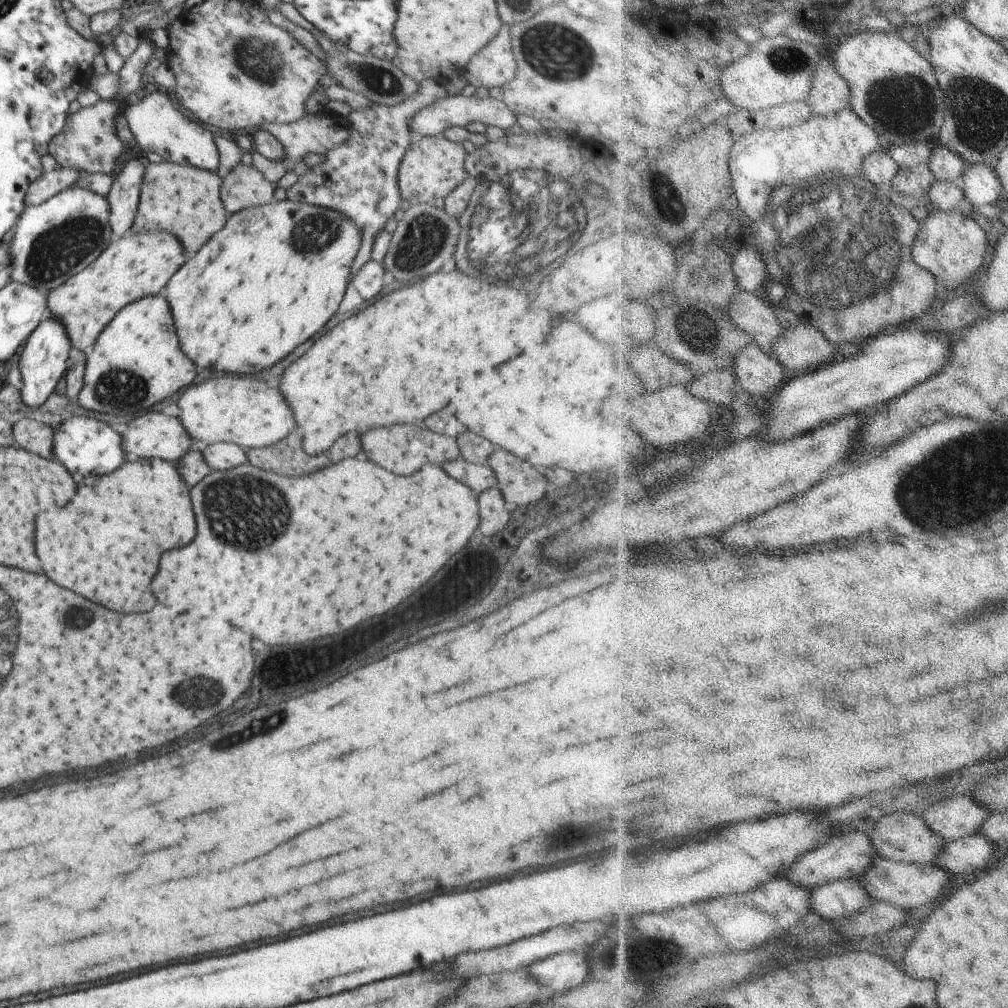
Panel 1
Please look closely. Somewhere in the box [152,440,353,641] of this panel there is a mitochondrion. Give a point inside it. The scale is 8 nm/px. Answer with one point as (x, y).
(246, 513)

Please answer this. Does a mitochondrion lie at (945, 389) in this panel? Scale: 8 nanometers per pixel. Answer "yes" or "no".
no

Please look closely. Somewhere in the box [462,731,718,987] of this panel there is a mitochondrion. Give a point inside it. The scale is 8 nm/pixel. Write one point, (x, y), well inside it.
(634, 955)

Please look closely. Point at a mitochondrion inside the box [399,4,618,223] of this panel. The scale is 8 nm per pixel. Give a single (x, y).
(555, 53)

